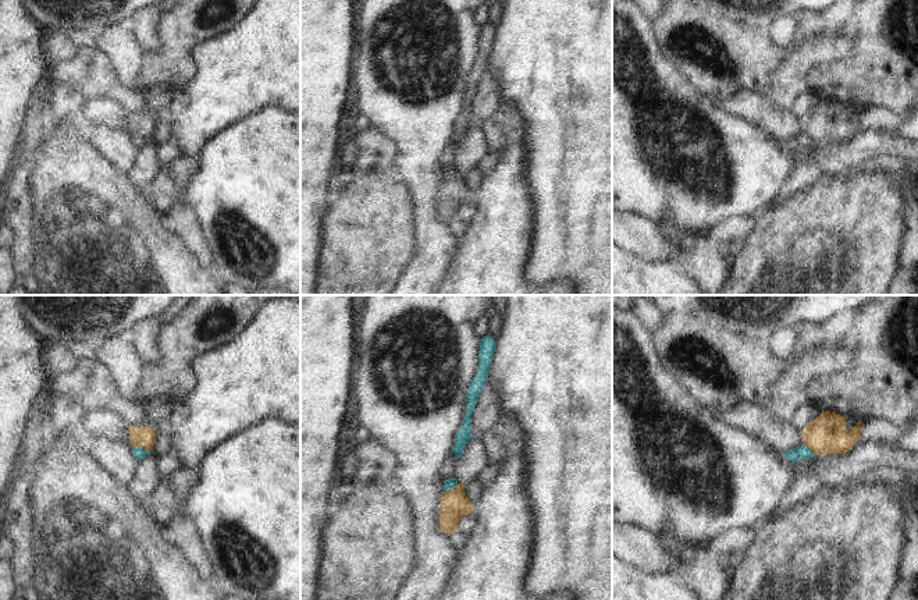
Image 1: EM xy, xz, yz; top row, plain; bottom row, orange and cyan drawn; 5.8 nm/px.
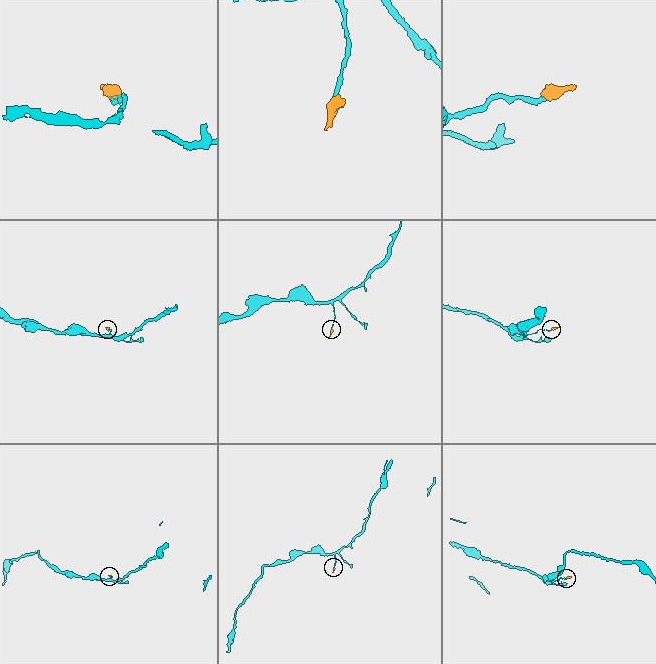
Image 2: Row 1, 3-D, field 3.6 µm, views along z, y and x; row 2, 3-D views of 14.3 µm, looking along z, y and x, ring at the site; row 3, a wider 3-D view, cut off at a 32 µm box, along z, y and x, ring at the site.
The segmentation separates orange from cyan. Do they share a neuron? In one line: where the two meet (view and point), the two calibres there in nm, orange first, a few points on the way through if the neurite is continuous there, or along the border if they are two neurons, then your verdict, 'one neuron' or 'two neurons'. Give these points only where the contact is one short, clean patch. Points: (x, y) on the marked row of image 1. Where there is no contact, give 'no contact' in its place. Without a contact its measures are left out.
contact xy (141, 447); calibres 130 and 70 nm; border xy (132, 446), (139, 446), (149, 451); two neurons

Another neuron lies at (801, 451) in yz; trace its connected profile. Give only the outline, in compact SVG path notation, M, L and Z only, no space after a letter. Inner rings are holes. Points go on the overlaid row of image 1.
M801 444L798 447L796 447L794 450L790 450L787 452L782 452L782 455L786 457L791 462L797 462L800 459L810 459L815 454L810 448L807 448L804 444Z

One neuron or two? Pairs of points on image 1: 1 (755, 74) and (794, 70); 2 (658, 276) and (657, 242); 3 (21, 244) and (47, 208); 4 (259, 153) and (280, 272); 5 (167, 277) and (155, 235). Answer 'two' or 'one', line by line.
1: two
2: two
3: two
4: one
5: one

